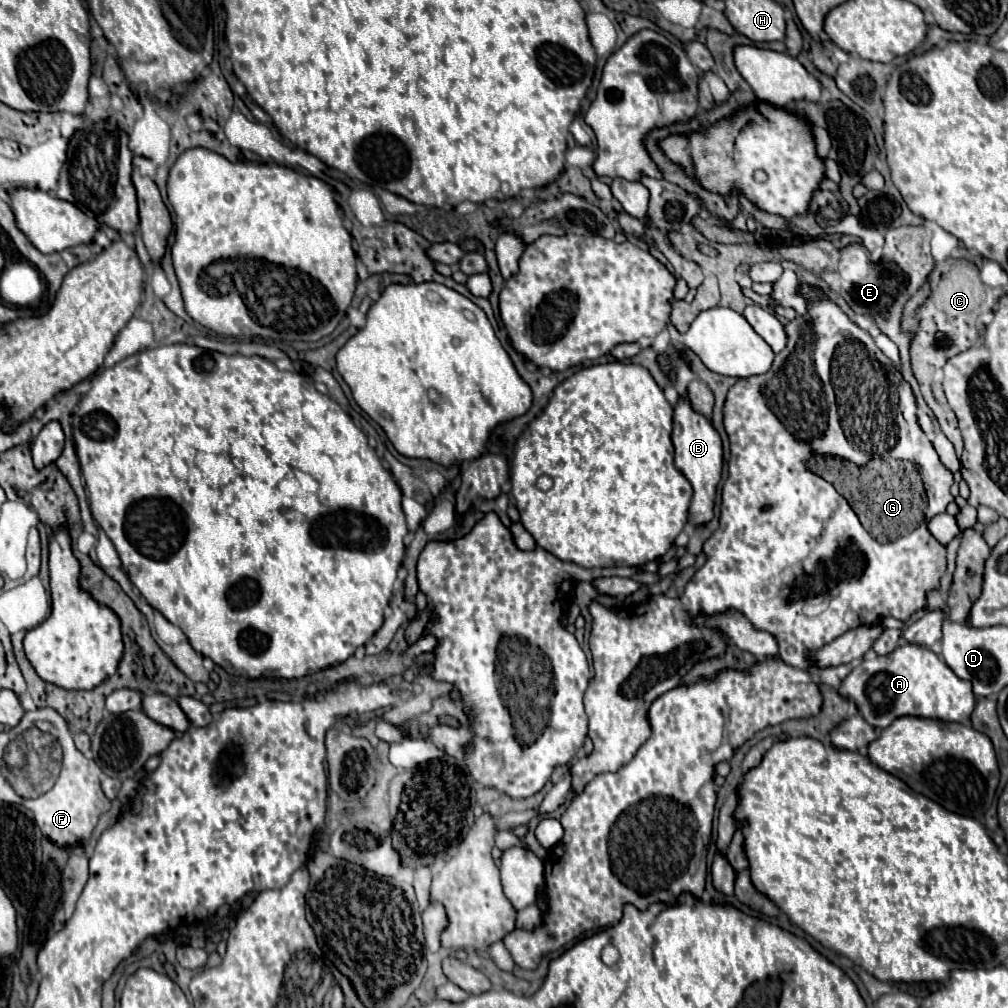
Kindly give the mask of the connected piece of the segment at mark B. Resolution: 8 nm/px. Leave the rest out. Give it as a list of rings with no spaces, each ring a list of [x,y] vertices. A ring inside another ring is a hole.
[[[679,395],[679,401],[673,407],[673,445],[675,445],[675,465],[677,469],[689,479],[693,485],[693,501],[689,507],[689,521],[695,525],[703,525],[713,517],[713,501],[715,501],[715,487],[721,479],[721,465],[723,465],[723,449],[721,437],[713,423],[697,413],[687,395]]]

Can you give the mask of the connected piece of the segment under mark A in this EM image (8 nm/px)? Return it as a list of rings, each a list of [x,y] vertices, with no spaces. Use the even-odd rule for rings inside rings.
[[[899,645],[889,655],[863,659],[839,685],[839,695],[853,701],[863,719],[873,729],[887,729],[895,719],[913,715],[923,719],[967,723],[975,709],[971,683],[959,679],[945,661],[931,649],[919,645]]]

